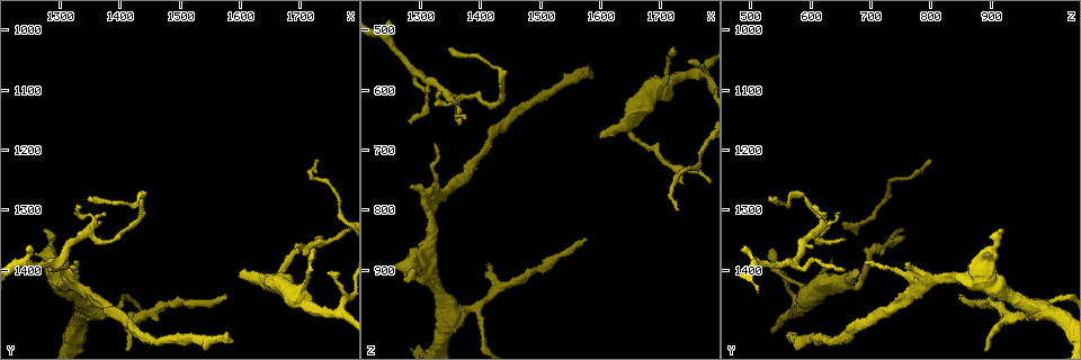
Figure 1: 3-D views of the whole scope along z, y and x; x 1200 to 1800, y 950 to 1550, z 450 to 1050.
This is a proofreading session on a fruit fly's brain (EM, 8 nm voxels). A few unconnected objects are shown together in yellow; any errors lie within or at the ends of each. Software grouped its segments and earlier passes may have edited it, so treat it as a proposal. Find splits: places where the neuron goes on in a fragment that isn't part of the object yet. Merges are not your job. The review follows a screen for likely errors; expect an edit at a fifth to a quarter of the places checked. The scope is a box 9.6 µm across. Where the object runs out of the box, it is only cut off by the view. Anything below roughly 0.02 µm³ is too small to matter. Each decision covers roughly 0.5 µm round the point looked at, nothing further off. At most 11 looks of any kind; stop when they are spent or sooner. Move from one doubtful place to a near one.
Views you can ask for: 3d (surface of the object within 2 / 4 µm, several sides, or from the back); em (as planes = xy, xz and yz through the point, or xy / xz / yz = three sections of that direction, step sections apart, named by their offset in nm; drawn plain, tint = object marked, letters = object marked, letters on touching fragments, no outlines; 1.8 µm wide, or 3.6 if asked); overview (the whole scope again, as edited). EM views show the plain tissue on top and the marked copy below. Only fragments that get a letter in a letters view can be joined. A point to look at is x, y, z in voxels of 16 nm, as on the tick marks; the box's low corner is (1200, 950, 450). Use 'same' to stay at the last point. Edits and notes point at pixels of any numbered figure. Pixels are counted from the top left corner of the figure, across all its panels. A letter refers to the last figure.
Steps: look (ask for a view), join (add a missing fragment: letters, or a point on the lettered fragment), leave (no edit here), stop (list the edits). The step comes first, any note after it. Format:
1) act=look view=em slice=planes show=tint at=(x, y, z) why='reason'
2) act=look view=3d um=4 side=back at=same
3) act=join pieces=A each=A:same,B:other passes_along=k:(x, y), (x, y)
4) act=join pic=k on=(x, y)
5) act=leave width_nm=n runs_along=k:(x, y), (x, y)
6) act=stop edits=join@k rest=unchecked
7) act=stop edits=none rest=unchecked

act=look view=3d um=2 side=back at=(1595, 1410, 675) why='branch stops here'

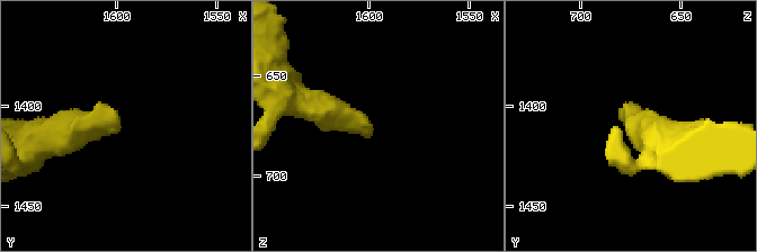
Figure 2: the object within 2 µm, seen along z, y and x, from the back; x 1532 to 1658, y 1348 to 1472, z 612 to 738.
act=look view=em um=3.6 slice=planes show=letters at=(1597, 1410, 676)

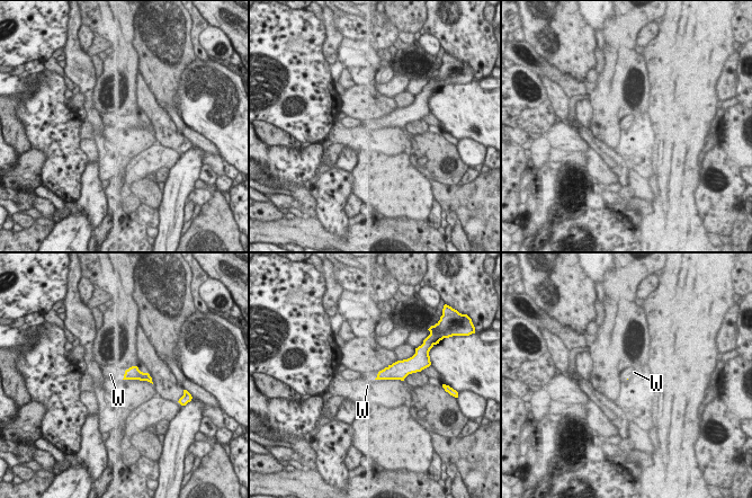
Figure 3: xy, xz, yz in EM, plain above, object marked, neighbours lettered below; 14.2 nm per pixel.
act=join pieces=W longest_contact=W:130nm each=W:same passes_along=3:(133, 373), (124, 375), (110, 374) found='it goes on there'

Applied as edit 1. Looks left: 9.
act=look view=overview why='see it whole again'

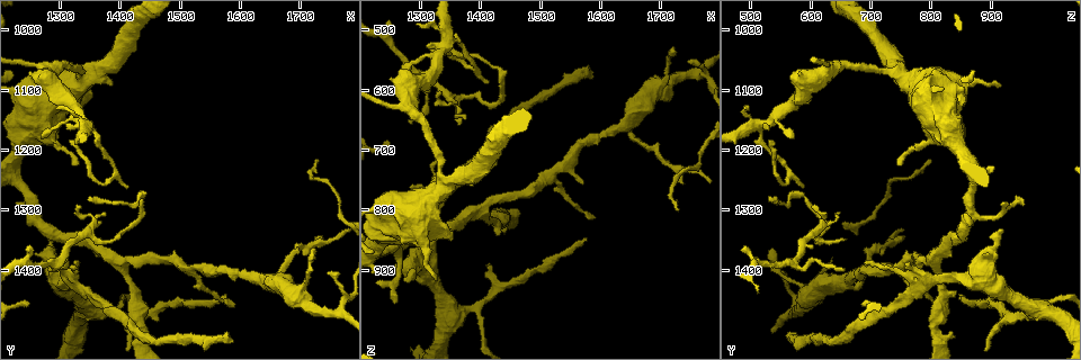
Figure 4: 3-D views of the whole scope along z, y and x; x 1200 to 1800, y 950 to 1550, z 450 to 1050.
act=look view=em slice=yz step=16 show=tint at=(1430, 1475, 925) why='arms part here'

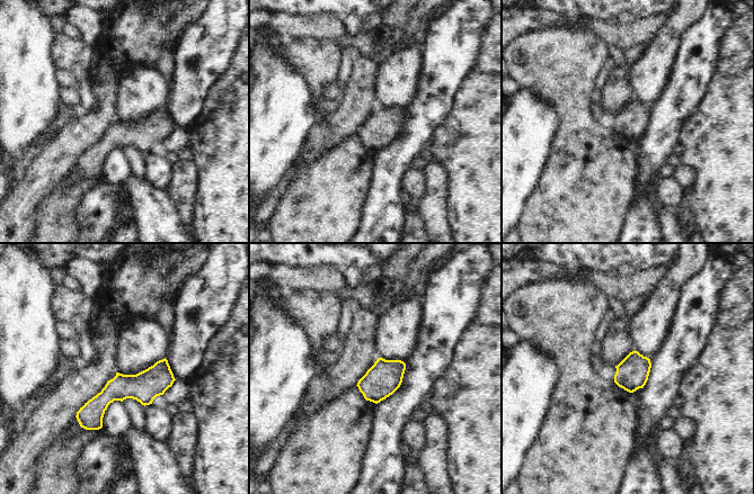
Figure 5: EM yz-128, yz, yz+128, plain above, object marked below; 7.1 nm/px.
act=look view=em slice=planes show=letters at=same

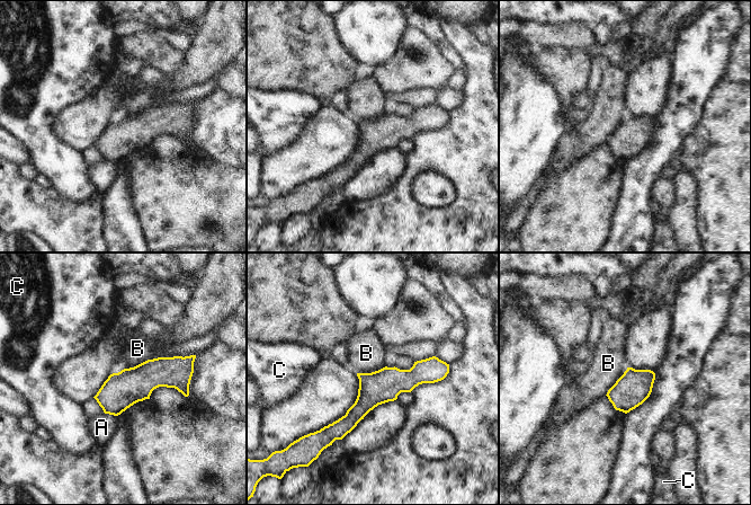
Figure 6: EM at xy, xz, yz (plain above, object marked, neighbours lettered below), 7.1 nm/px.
act=leave each=A:other,B:other,C:other border=6:(158, 357), (145, 360), (113, 373) found='no lettered fragment goes on from it'

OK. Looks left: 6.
act=look view=3d um=2 at=(1380, 1305, 650) why='an open end'

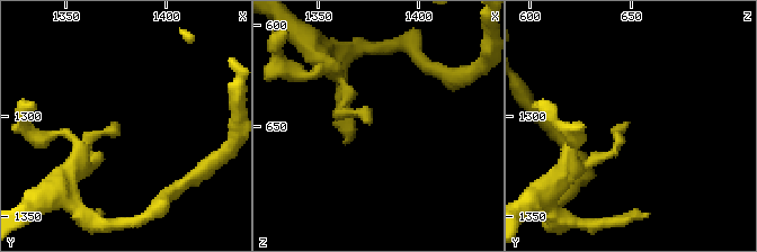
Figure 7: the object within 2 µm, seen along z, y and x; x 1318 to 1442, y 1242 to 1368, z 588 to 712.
act=look view=em slice=xz step=16 show=tint at=(1375, 1306, 650)

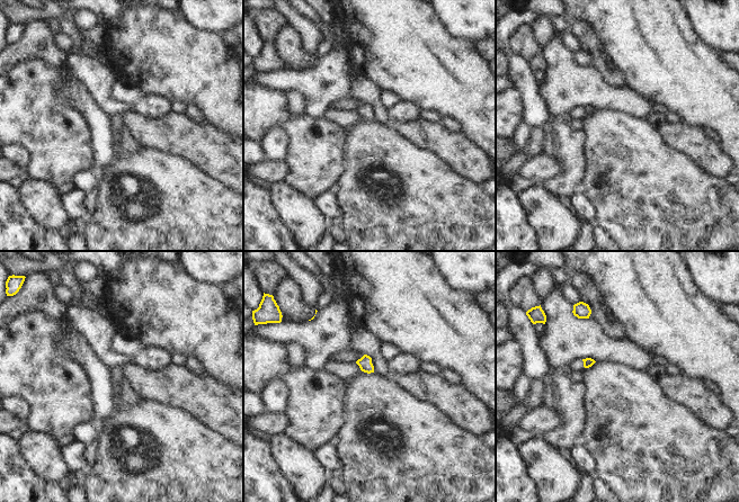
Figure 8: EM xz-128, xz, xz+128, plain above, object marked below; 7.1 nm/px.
act=look view=em slice=planes show=letters at=same why='cut it another way'

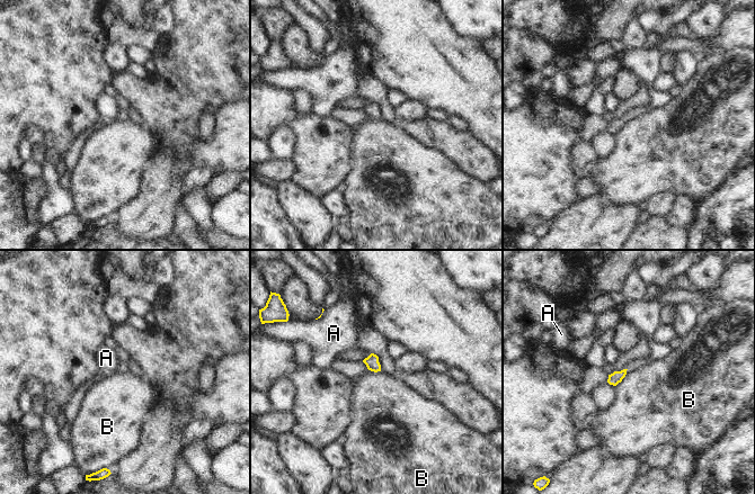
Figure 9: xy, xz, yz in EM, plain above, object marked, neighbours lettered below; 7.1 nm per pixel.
act=leave each=A:other,B:other border=9:(628, 369), (624, 377), (615, 386) found='no lettered fragment goes on from it'

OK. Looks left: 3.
act=look view=em slice=planes show=letters at=(1280, 1400, 655) why='thin end'

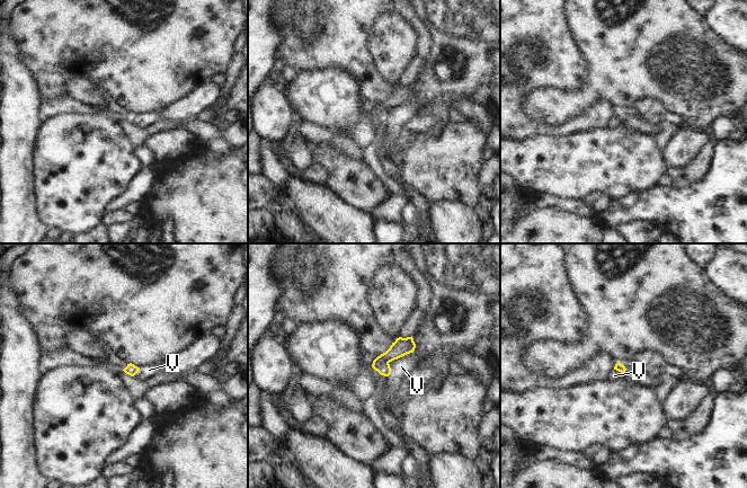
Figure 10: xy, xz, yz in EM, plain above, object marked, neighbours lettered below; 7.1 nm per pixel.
act=leave each=V:other border=10:(412, 351), (392, 360), (387, 376) found='none of them fits'

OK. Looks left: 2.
act=look view=3d um=4 at=(1350, 1110, 850) why='stops while still wide'

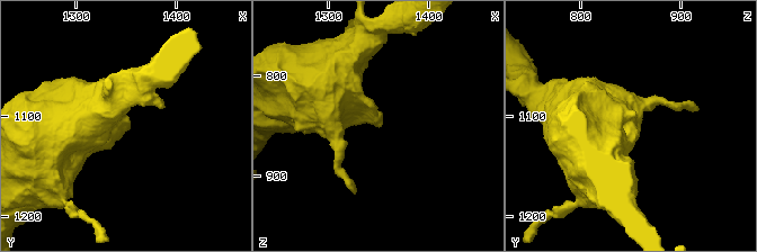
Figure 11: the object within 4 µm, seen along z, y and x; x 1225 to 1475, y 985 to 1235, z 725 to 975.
act=look view=em slice=planes show=letters at=(1350, 1112, 850) why='now the EM'

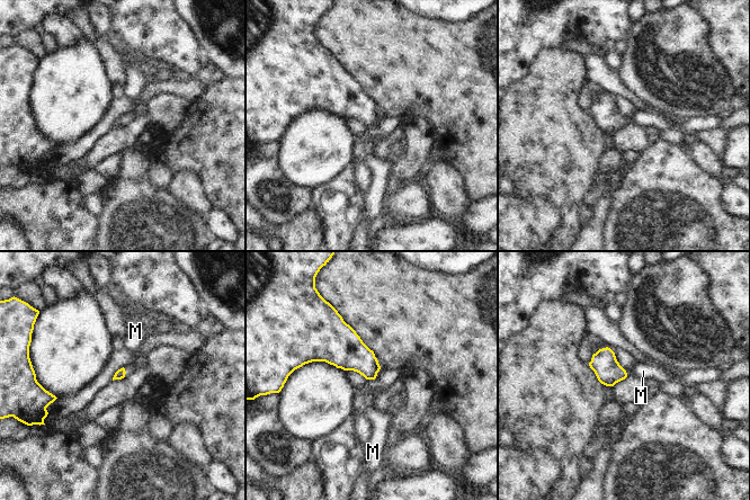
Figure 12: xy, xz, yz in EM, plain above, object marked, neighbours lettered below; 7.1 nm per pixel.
act=join pieces=M each=M:same found='the neuron continues'

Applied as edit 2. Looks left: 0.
act=stop edits=join@3,join@12 rest=unchecked

